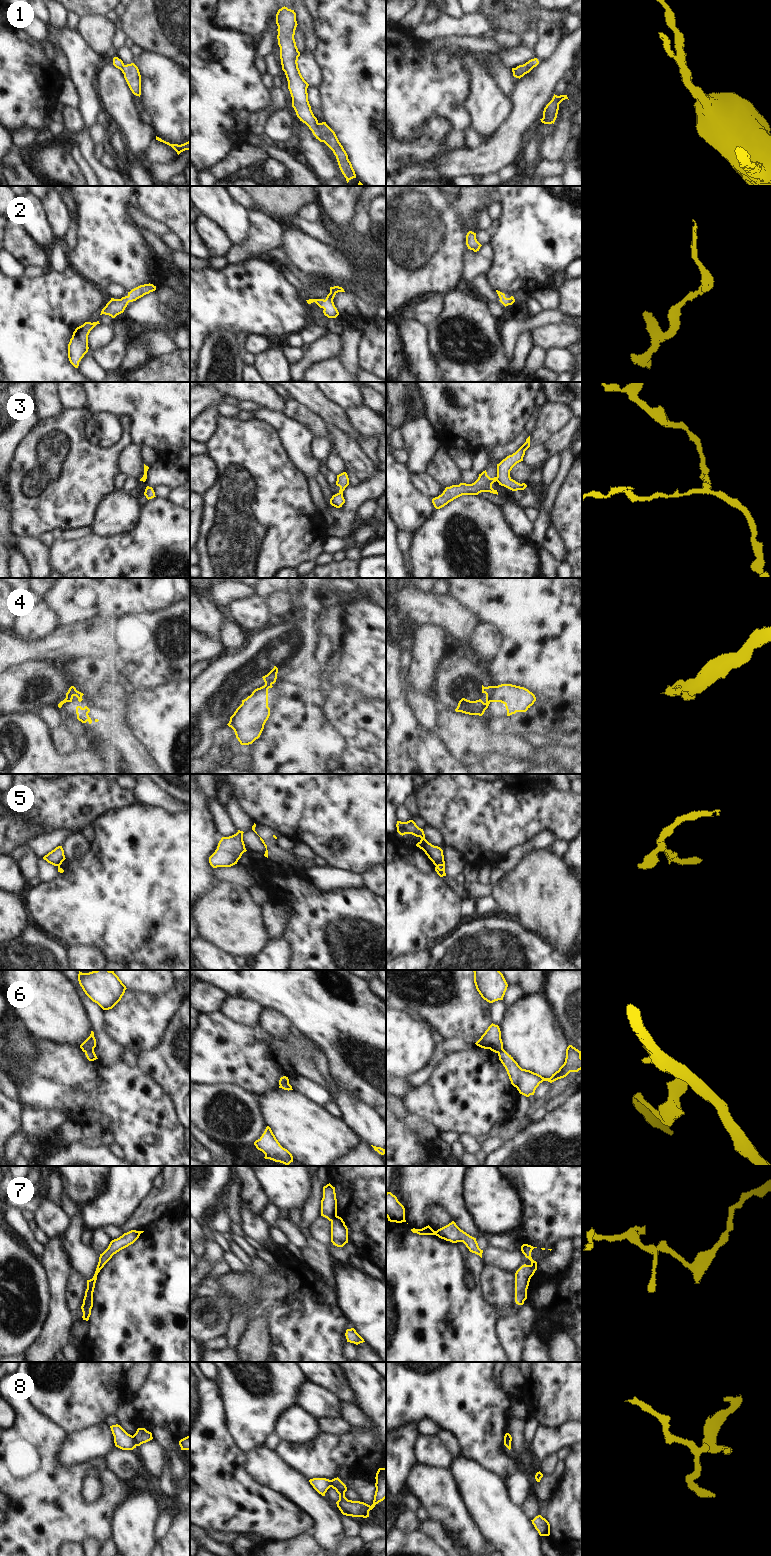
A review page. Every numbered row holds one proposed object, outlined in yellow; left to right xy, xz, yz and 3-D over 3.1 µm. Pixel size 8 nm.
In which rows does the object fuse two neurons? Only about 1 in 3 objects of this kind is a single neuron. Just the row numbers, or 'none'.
1, 3, 4, 5, 6, 7, 8

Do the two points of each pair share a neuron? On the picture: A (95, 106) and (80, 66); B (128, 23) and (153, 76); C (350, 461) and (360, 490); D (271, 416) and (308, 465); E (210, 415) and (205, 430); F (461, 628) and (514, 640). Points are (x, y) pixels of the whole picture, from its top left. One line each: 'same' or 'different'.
A: same
B: different
C: different
D: same
E: same
F: different

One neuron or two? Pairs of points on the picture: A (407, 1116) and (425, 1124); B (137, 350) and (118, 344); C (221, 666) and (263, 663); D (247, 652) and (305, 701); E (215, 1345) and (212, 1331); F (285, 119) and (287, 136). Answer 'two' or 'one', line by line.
A: one
B: two
C: one
D: two
E: two
F: one

